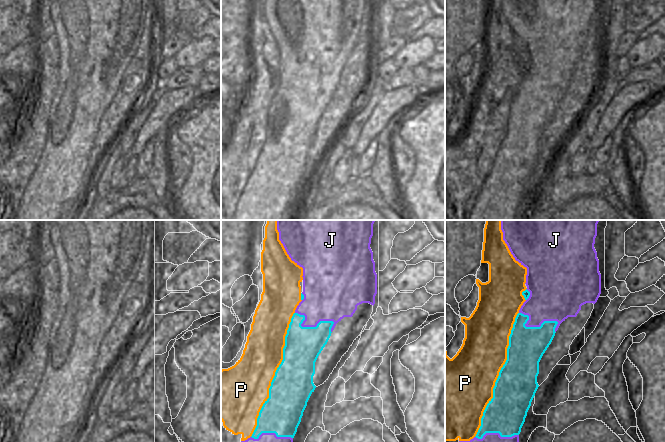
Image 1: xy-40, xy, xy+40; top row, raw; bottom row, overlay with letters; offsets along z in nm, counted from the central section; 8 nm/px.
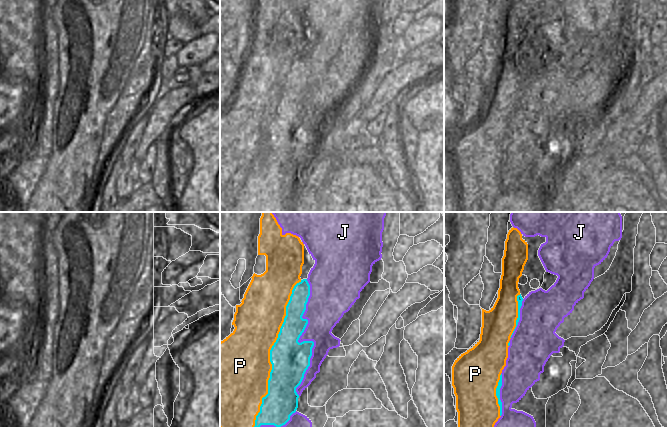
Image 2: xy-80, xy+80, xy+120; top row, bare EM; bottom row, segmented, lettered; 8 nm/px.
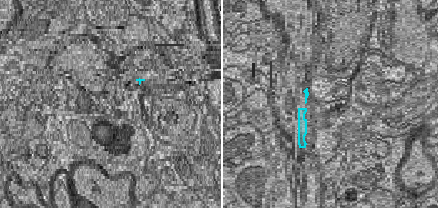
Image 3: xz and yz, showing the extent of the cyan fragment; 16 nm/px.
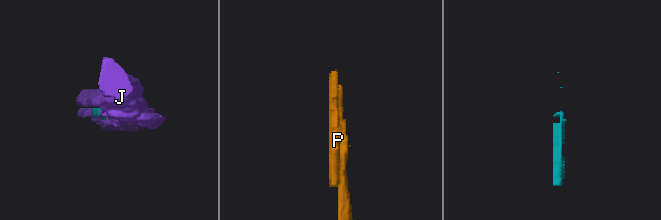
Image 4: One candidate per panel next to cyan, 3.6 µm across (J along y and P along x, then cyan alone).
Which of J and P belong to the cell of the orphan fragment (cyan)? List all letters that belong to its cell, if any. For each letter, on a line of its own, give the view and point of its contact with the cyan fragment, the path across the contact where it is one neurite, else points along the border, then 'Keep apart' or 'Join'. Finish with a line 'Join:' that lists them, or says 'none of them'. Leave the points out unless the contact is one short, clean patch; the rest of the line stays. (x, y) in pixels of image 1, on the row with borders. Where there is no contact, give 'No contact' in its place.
J: Touches cyan at xy (313, 327). Join
P: Touches cyan at xy (275, 374). Keep apart
Join: J

